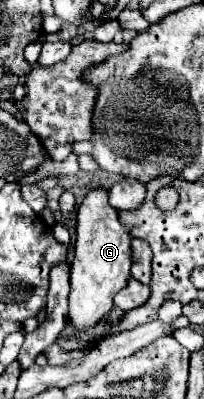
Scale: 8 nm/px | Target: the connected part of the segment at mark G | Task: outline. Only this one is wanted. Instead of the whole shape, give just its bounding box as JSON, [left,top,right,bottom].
[67,190,131,332]

